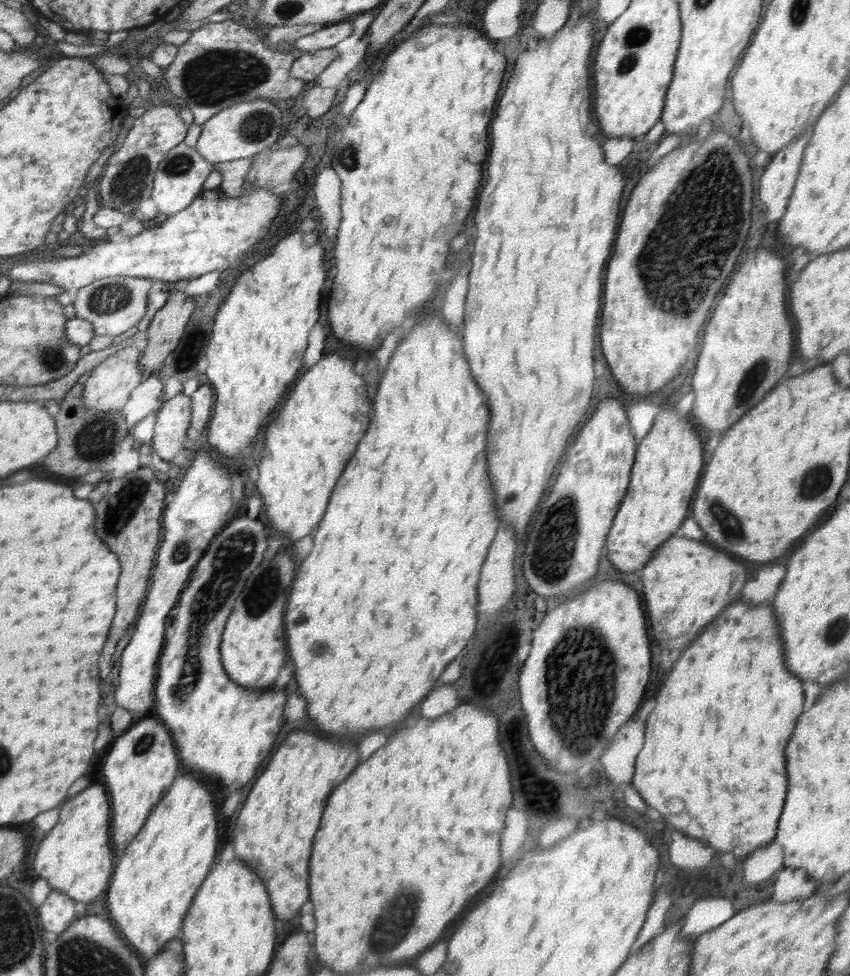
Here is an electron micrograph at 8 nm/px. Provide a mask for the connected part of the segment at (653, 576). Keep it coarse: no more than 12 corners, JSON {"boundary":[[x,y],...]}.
{"boundary":[[674,535],[640,574],[660,650],[684,650],[746,568]]}

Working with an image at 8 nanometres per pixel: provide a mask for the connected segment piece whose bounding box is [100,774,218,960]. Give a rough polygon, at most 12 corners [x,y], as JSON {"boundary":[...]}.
{"boundary":[[177,775],[104,900],[144,960],[218,858],[212,790]]}

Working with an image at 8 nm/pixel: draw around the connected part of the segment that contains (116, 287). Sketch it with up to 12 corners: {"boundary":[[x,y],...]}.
{"boundary":[[109,276],[79,288],[75,316],[115,337],[146,314],[153,279]]}

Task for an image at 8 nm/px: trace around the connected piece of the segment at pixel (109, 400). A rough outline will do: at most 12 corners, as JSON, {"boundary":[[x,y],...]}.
{"boundary":[[126,347],[90,371],[85,407],[120,410],[144,379],[143,352]]}

